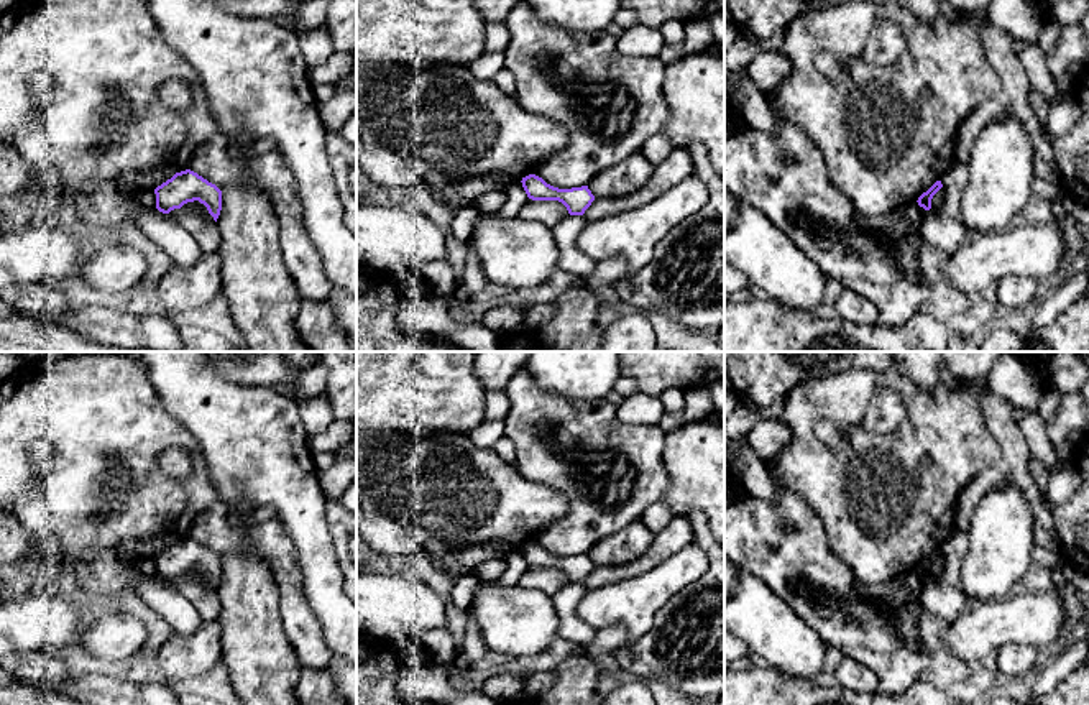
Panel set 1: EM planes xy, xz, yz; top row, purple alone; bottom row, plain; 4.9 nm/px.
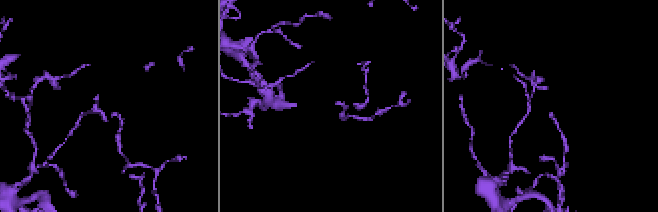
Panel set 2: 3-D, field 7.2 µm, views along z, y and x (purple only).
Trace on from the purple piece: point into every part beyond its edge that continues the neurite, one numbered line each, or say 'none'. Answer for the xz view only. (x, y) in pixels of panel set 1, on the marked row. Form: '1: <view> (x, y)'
none

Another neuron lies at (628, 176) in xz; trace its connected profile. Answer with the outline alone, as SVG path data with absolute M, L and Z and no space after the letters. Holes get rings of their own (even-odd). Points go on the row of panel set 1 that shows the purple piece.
M641 153L600 171L588 184L595 197L618 197L636 192L654 174L654 164Z

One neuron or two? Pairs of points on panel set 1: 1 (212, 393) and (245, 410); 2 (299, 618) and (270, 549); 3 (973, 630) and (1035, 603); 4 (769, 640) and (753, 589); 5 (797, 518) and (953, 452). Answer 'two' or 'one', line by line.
1: one
2: one
3: one
4: one
5: two

